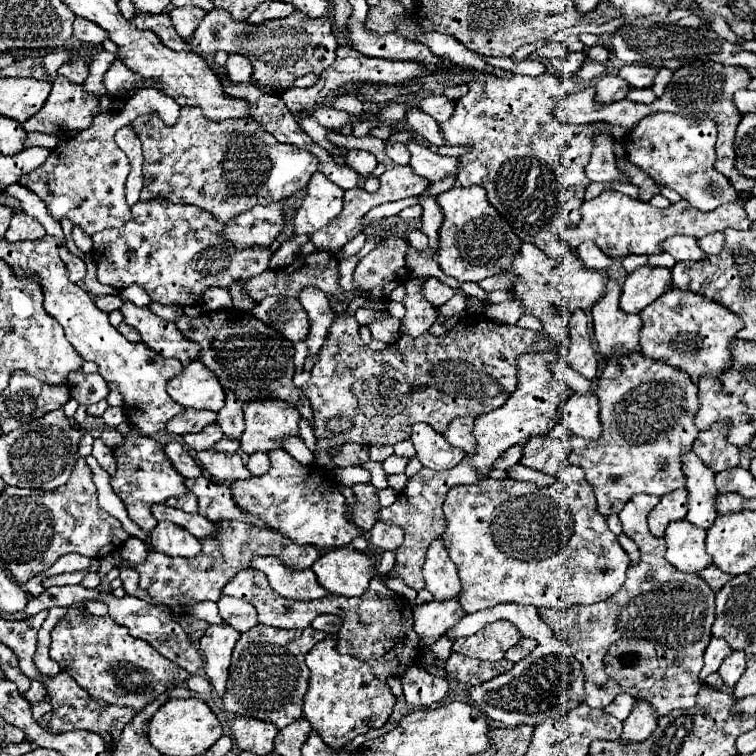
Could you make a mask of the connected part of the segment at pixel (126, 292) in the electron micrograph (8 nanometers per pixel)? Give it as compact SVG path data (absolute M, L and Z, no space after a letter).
M137 284L123 288L123 290L119 292L119 296L121 296L123 300L133 302L135 306L149 306L149 304L151 304L151 298L149 298L149 294L145 292L145 288L141 288L141 286L137 286Z

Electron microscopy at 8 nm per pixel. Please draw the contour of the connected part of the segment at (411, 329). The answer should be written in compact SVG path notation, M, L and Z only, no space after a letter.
M411 278L405 284L407 294L405 294L403 306L407 312L401 320L399 332L405 336L411 336L411 338L425 334L433 326L433 322L437 320L435 308L421 296L421 284L423 282L425 282L425 278Z

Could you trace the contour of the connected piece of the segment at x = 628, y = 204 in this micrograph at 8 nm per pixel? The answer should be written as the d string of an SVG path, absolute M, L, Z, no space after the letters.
M603 192L601 196L583 202L583 218L577 226L569 226L565 232L561 232L561 238L571 246L577 248L585 240L593 240L607 256L621 260L627 254L659 254L661 242L675 234L687 234L695 238L703 238L711 232L723 232L725 228L745 230L751 228L751 220L747 220L745 204L743 202L731 202L721 204L713 212L701 212L695 210L687 200L679 200L677 204L671 204L669 208L653 208L647 202L629 198L621 192Z

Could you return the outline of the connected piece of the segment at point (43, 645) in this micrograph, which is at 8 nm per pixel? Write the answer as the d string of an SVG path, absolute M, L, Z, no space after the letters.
M53 607L49 610L49 616L47 620L43 622L43 626L39 628L39 642L37 642L37 652L35 652L35 666L41 674L47 674L47 676L55 676L61 672L59 664L55 660L51 660L49 656L49 636L51 636L51 630L53 626L57 624L57 618L61 618L70 607Z

